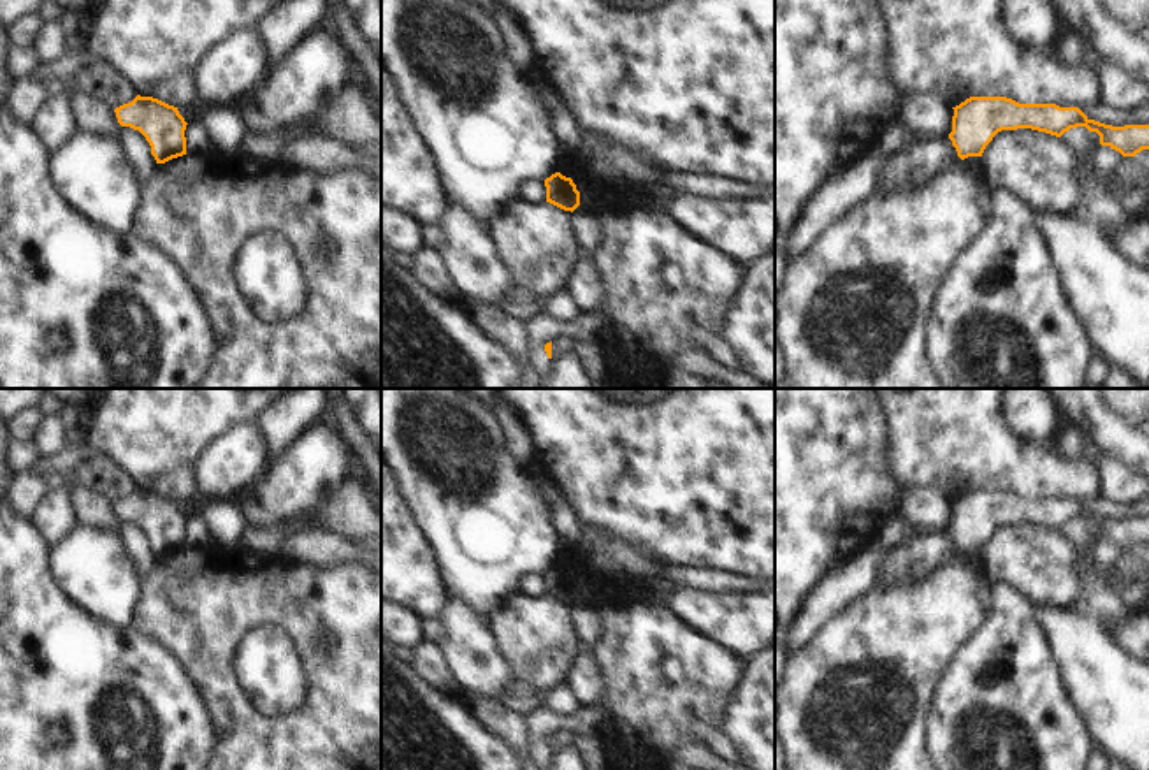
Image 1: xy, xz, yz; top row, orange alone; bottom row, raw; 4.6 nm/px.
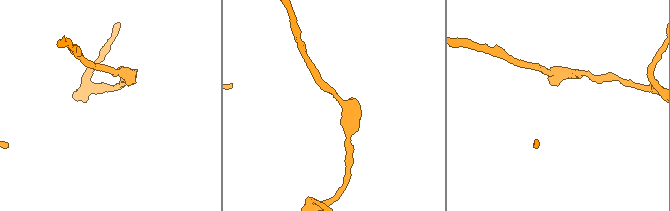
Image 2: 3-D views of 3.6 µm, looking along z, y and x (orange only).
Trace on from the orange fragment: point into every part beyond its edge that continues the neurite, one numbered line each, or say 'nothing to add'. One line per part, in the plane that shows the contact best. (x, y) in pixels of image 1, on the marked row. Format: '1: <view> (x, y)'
nothing to add.

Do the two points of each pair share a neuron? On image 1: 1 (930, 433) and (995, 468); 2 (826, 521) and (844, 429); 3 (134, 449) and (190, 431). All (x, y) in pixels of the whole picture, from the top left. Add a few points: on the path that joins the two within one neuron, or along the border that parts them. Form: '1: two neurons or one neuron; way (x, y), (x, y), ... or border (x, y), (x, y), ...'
1: one neuron; way (946, 433), (979, 452)
2: one neuron; way (826, 498), (826, 452)
3: one neuron; way (148, 435), (151, 431), (176, 431)

